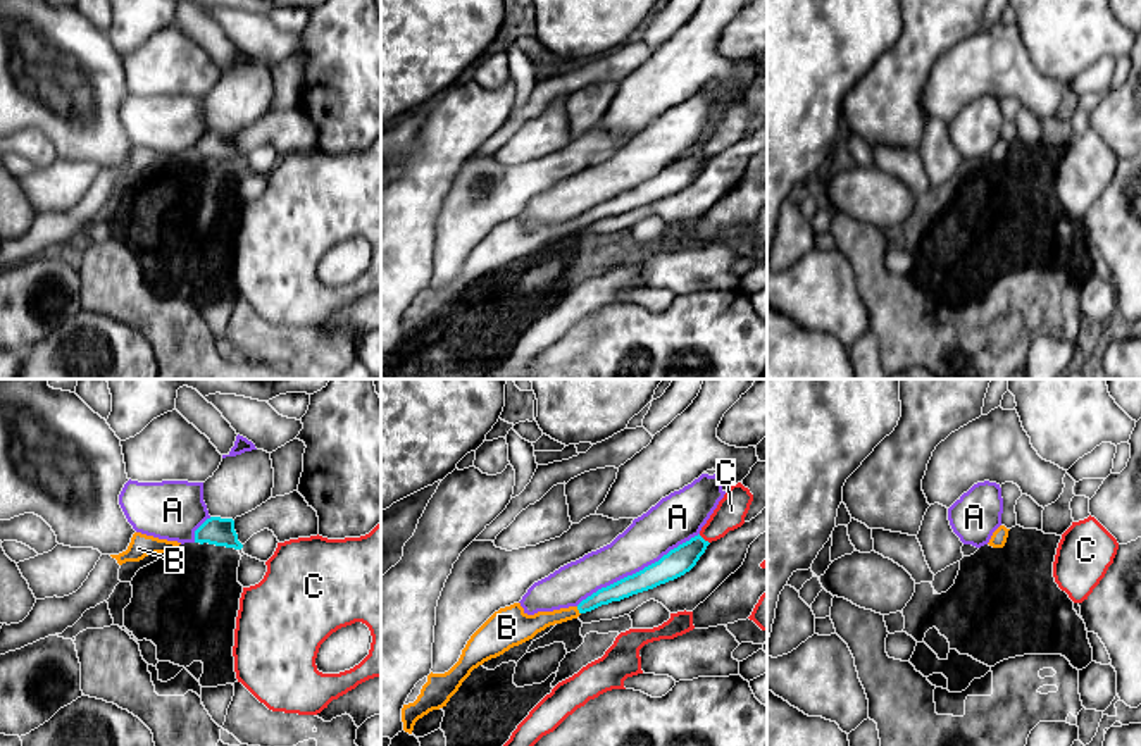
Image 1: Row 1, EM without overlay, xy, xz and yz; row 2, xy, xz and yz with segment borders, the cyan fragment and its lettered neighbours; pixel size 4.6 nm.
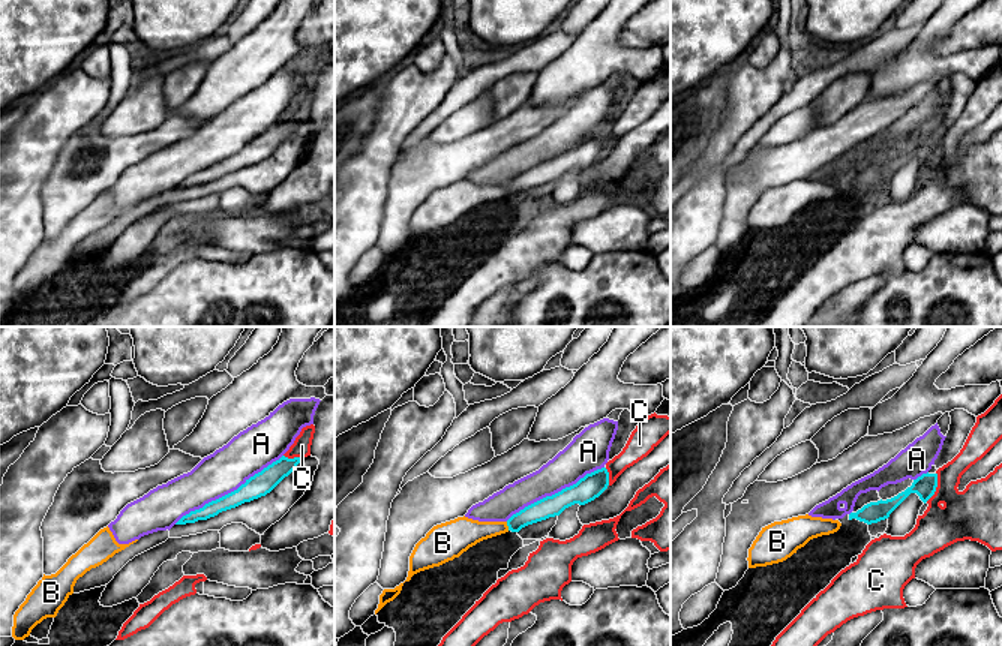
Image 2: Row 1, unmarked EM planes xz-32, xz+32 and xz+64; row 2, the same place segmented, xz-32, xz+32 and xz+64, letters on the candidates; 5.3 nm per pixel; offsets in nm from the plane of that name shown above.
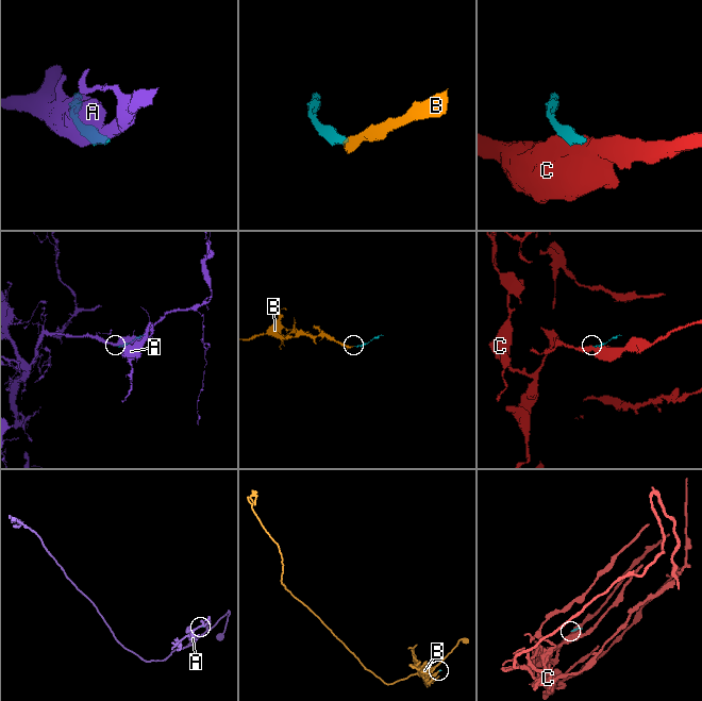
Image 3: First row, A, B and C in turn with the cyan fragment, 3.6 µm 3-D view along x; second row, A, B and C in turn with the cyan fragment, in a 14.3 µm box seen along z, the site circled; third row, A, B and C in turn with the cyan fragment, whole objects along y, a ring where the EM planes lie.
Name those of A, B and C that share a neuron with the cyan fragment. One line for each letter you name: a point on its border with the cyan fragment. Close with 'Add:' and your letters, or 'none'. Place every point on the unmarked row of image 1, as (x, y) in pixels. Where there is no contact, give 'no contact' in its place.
B: meets cyan in xz at (578, 223)
Add: B

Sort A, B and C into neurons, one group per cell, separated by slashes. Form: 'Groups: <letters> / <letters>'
Groups: A / B / C

